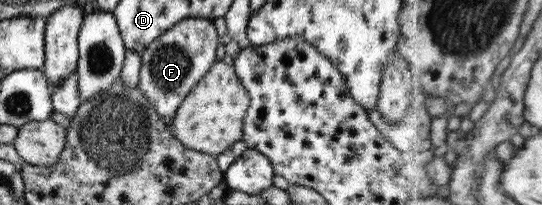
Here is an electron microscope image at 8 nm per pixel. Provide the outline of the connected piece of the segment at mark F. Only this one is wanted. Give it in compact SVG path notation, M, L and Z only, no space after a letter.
M190 17L176 23L140 52L141 67L136 87L167 124L170 125L182 101L217 61L218 43L213 21Z

